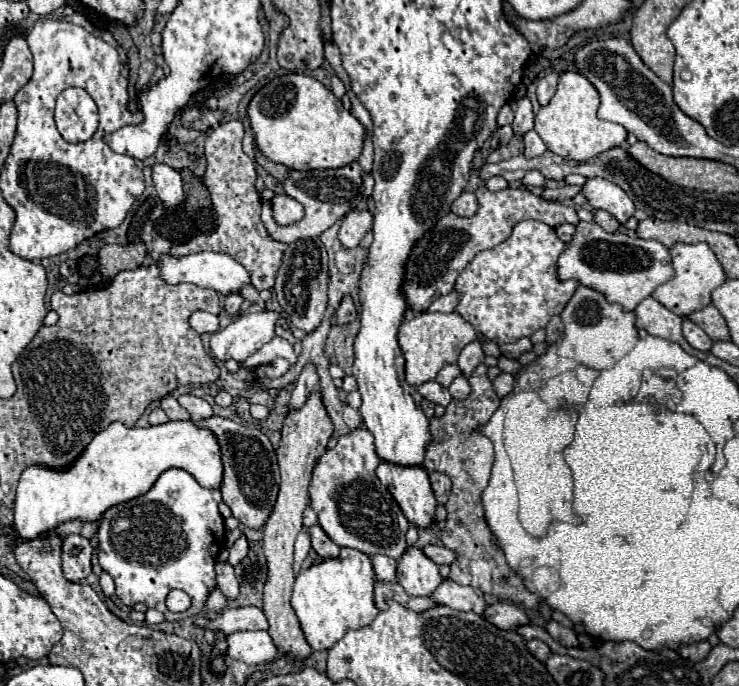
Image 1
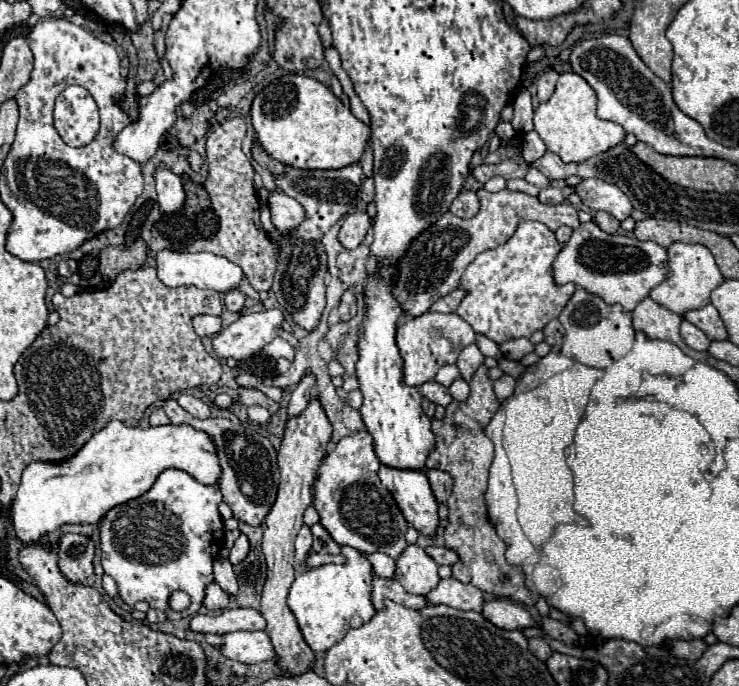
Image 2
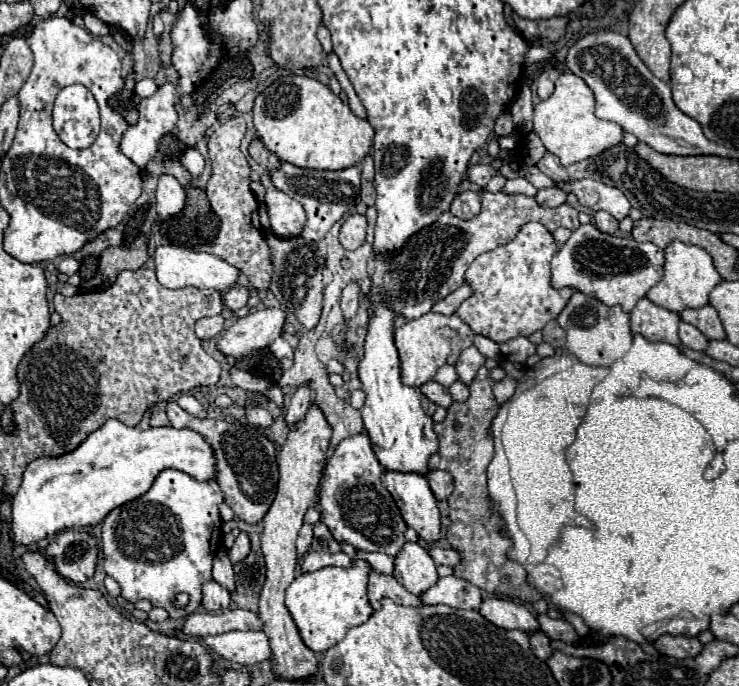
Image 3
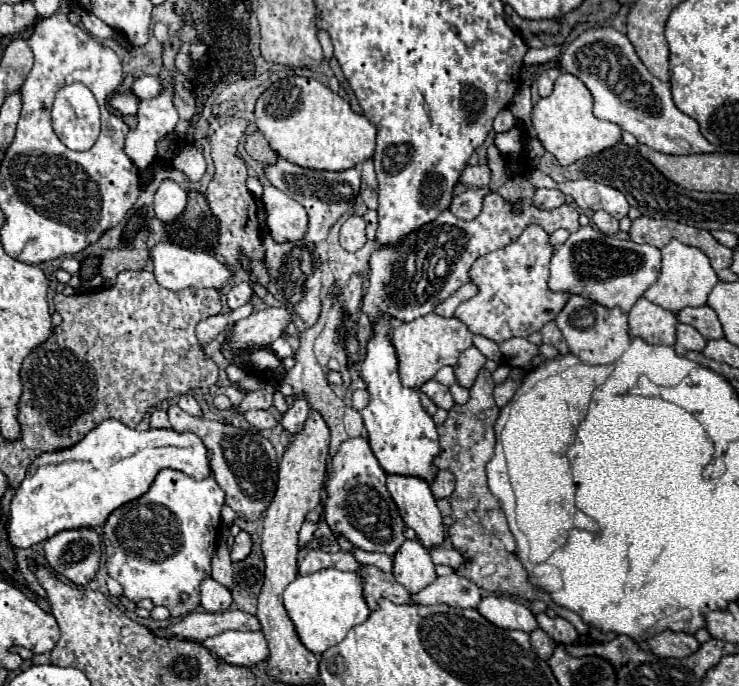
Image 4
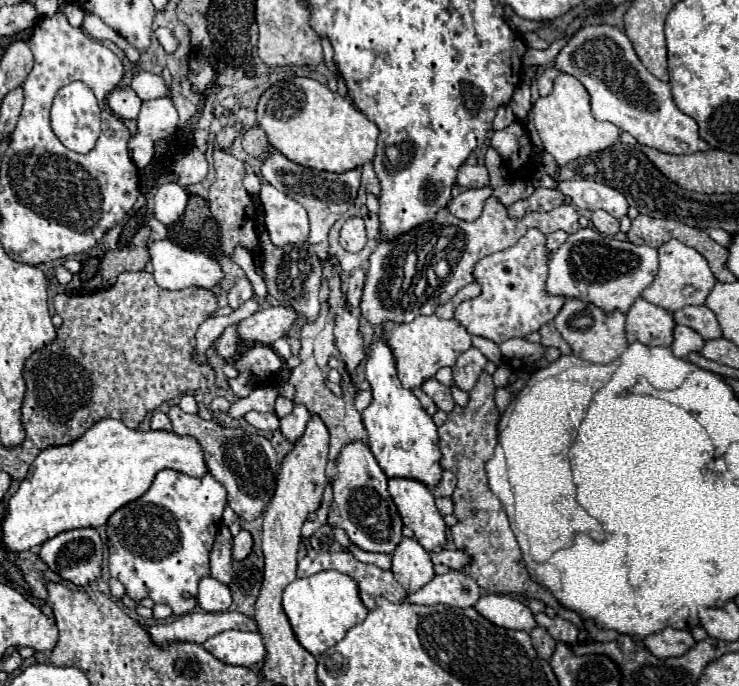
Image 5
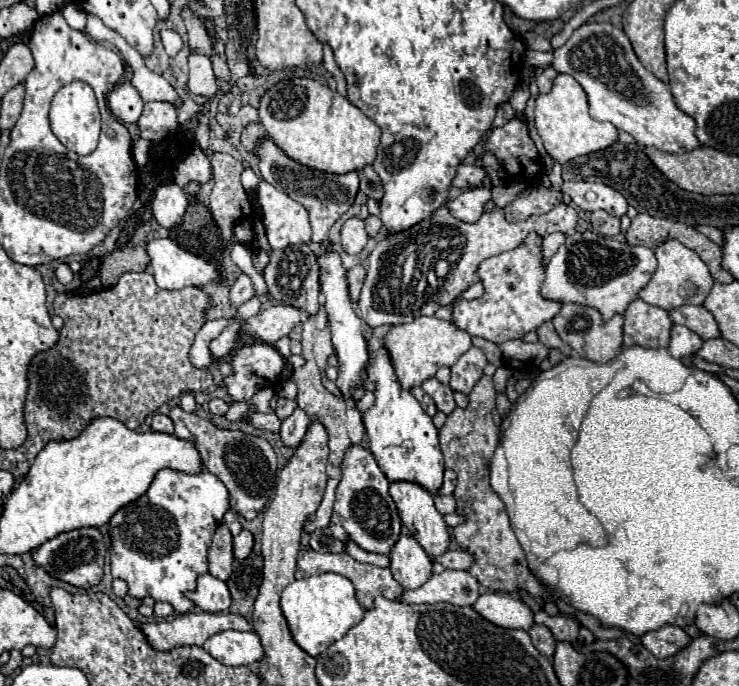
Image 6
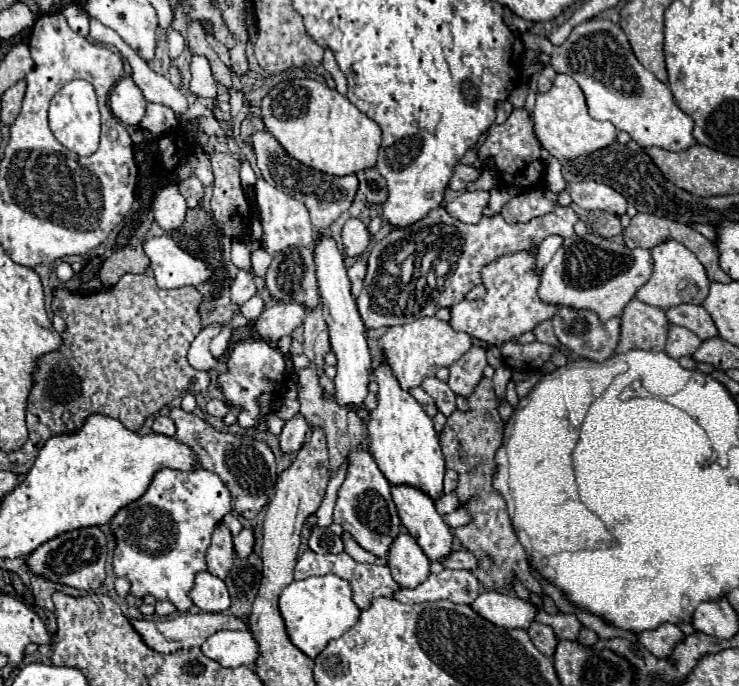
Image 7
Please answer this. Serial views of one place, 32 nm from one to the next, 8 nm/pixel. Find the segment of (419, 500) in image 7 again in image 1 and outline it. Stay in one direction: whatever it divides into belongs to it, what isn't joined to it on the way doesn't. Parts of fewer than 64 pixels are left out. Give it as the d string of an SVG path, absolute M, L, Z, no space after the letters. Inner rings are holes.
M380 462L376 476L388 486L394 500L400 504L408 522L416 528L436 524L436 498L432 494L428 472L420 466L394 466Z

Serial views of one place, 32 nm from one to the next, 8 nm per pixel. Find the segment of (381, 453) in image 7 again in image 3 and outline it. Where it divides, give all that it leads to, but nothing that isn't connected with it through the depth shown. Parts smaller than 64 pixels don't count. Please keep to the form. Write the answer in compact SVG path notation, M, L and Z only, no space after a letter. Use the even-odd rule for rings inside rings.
M374 304L374 312L370 314L368 322L368 334L364 342L364 358L358 364L358 376L362 380L364 392L366 392L366 406L360 410L364 428L372 440L372 448L376 452L376 458L380 460L382 468L388 472L420 472L422 476L428 476L428 460L432 452L436 452L436 432L434 432L434 420L422 410L420 406L420 392L416 388L408 388L400 382L400 358L394 346L392 338L392 322L394 322L394 312L386 310L384 304Z

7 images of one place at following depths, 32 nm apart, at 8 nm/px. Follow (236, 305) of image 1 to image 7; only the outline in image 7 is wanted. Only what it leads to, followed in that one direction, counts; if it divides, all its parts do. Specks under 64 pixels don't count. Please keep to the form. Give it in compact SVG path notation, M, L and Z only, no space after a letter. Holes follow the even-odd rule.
M240 270L238 276L232 282L232 302L236 304L244 304L246 300L250 300L256 294L256 282L254 282L254 274L250 270Z

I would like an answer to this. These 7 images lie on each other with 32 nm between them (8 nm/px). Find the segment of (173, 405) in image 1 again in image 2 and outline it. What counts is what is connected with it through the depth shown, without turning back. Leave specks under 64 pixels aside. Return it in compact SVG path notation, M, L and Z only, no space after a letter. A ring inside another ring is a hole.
M172 398L164 402L164 412L172 424L188 424L210 436L210 440L218 448L218 458L220 458L220 468L222 468L218 486L224 494L224 502L232 508L234 518L250 526L260 526L264 516L270 512L276 500L278 478L280 478L278 466L276 466L276 450L270 438L242 422L232 422L226 418L206 418L206 420L194 418L186 410L182 410L178 402Z

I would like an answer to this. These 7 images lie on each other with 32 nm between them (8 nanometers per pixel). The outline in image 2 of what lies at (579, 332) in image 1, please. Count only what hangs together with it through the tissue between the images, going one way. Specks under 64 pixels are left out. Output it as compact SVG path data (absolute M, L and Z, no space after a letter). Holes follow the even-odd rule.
M576 288L574 296L570 298L570 302L566 304L566 308L562 310L562 314L558 316L560 324L564 326L566 330L566 336L564 336L564 344L562 344L562 351L560 348L554 348L554 352L558 354L564 354L564 356L570 356L574 362L570 364L570 368L574 364L586 364L586 366L592 366L592 368L610 368L616 360L620 360L622 356L626 356L634 344L634 328L632 328L632 314L630 312L624 312L620 308L620 304L614 304L614 306L608 306L602 298L598 298L596 294L588 294L586 290L582 288Z

